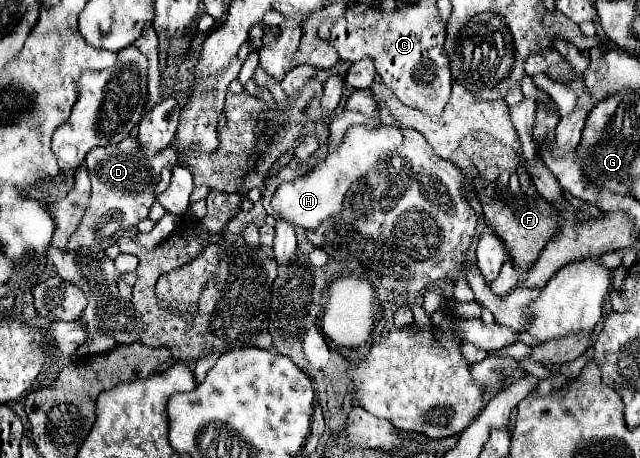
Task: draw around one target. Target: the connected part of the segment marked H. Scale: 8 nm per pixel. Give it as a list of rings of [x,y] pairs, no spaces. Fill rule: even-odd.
[[[366,125],[350,127],[344,135],[340,149],[336,149],[334,153],[328,153],[326,159],[306,175],[294,181],[280,183],[280,187],[272,197],[272,209],[278,213],[278,217],[302,229],[318,227],[324,219],[336,215],[342,209],[344,195],[352,185],[352,181],[356,181],[366,171],[372,171],[372,167],[380,159],[392,155],[396,147],[402,143],[400,139],[402,139],[402,129],[398,129],[396,125],[382,125],[378,129],[370,129]]]

